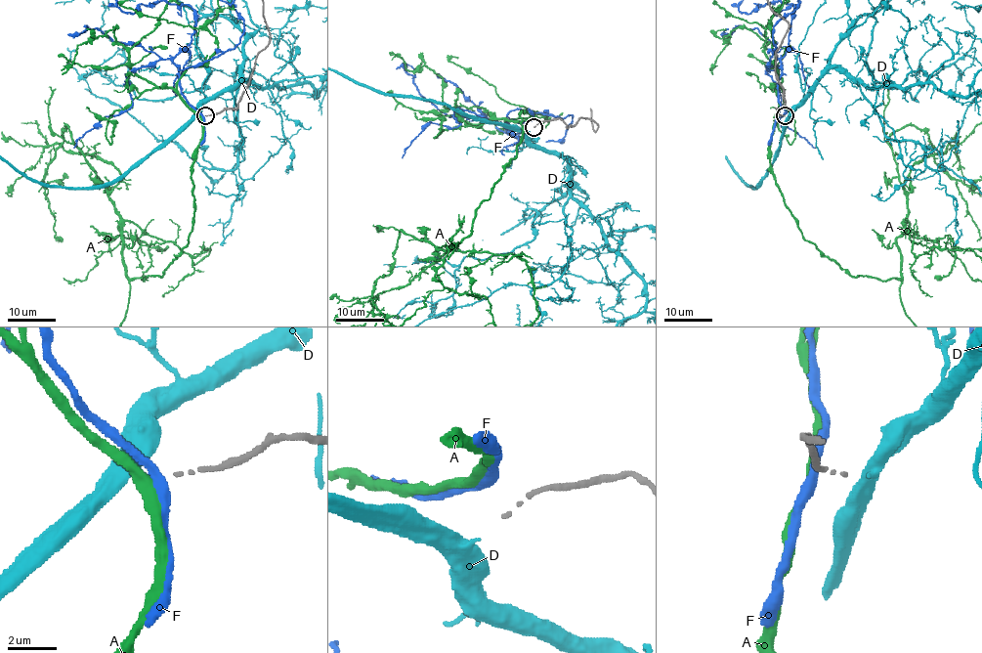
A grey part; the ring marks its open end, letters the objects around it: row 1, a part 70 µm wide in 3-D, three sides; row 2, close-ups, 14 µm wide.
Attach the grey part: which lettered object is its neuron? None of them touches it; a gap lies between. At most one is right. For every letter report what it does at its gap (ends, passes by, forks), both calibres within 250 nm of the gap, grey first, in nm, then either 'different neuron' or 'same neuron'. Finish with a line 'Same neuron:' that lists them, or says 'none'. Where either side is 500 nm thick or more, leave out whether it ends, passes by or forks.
A: it passes by; 120 nm thick on the grey side, 360 nm on the other; different neuron
D: it ends there; 120 nm thick on the grey side, 280 nm on the other; same neuron
F: it passes by; 120 nm thick on the grey side, 380 nm on the other; different neuron
Same neuron: D

